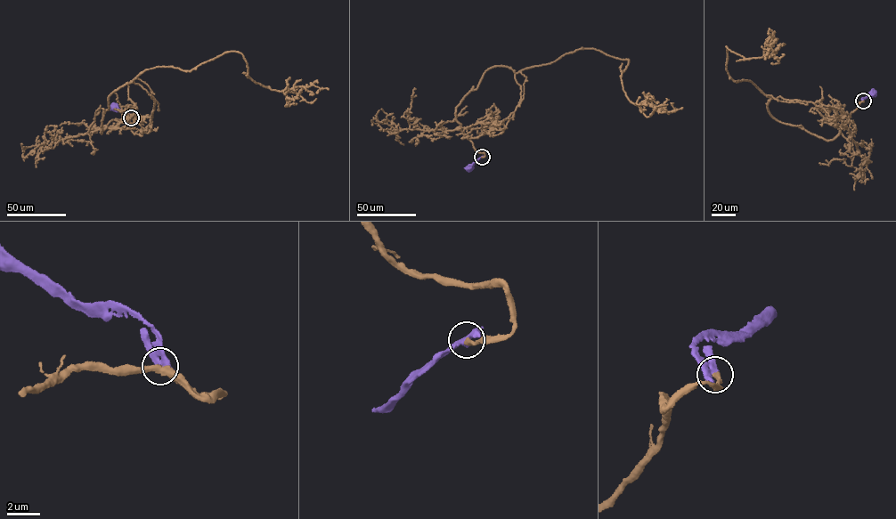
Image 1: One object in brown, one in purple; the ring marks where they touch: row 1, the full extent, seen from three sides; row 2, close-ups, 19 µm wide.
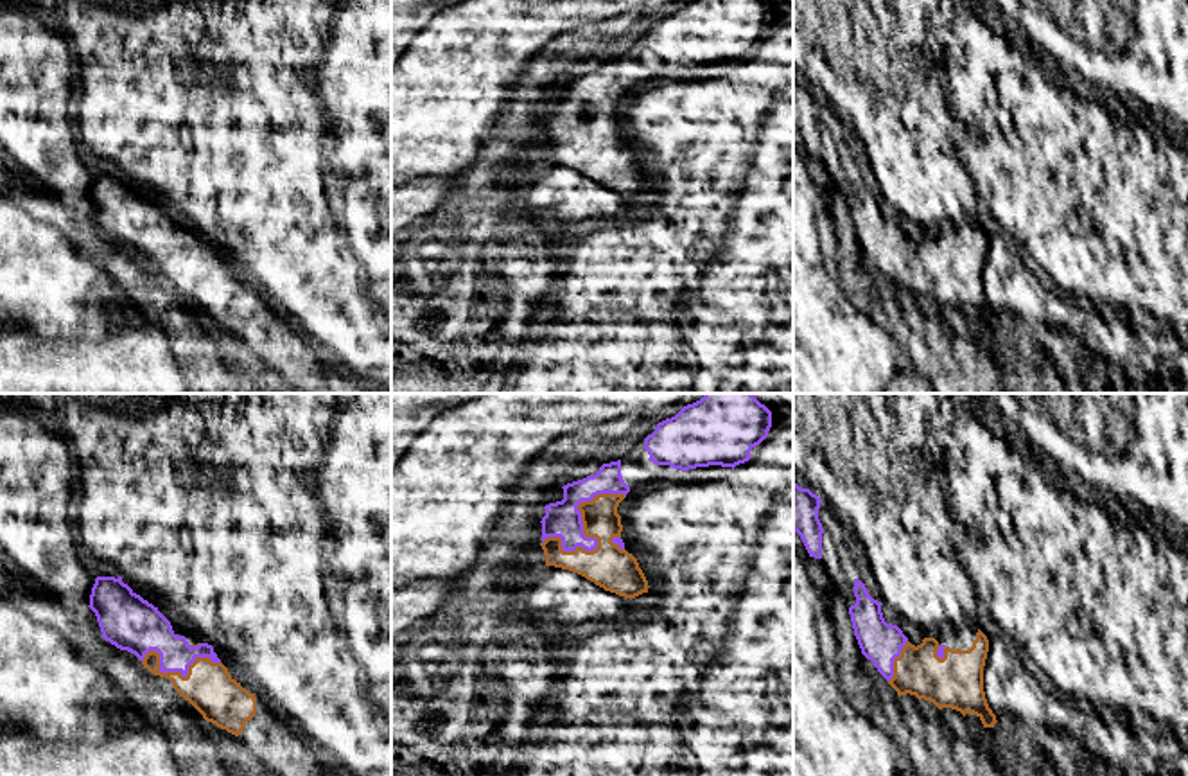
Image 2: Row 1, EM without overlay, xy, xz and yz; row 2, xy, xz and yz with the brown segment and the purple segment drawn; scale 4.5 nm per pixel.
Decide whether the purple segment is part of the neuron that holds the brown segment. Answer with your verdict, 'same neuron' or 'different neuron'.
same neuron

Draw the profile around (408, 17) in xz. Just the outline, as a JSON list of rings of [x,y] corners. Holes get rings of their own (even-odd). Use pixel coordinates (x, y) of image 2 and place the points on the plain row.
[[[391,0],[391,68],[413,38],[443,9],[461,0]]]

